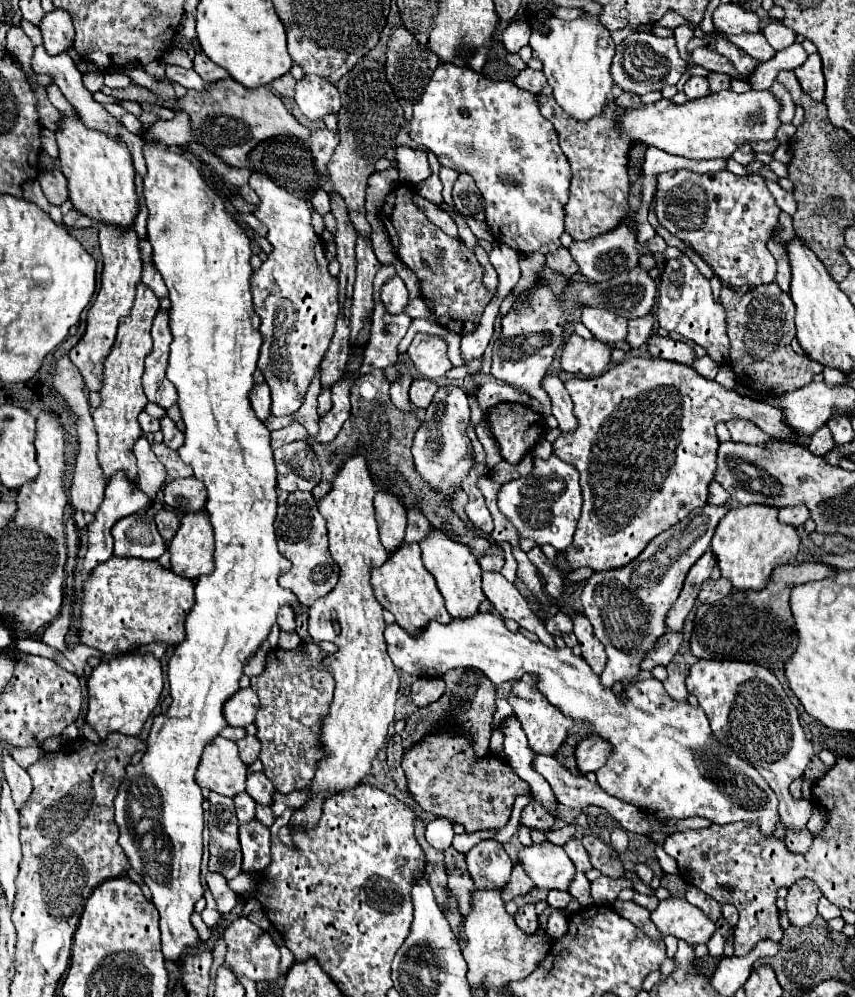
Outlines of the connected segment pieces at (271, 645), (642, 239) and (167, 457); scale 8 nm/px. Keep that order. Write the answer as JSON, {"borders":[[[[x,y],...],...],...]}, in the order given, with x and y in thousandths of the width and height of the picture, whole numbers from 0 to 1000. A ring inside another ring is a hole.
{"borders":[[[[322,626],[315,637],[312,638],[312,641],[308,643],[305,647],[305,652],[309,653],[310,655],[313,655],[315,653],[323,651],[325,648],[325,641],[326,641],[326,636],[327,636],[327,630],[324,626]]],[[[752,202],[752,208],[750,208],[747,216],[745,216],[745,222],[747,222],[747,236],[745,236],[745,240],[747,240],[747,244],[752,246],[752,254],[754,254],[754,256],[761,256],[761,258],[766,258],[766,254],[759,250],[759,242],[761,242],[761,238],[766,236],[766,230],[764,230],[764,226],[757,222],[759,204],[761,204],[761,202]]],[[[177,444],[177,450],[179,450],[179,454],[184,456],[184,460],[193,466],[195,476],[200,476],[200,480],[221,478],[221,476],[223,476],[223,468],[212,462],[212,458],[209,458],[207,452],[198,450],[198,448],[191,446],[191,444]]]]}

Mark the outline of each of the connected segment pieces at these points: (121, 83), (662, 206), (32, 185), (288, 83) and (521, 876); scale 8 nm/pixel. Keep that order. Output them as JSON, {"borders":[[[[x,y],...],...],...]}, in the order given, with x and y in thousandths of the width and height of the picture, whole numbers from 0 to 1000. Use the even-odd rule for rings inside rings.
{"borders":[[[[127,70],[122,74],[122,83],[129,88],[146,88],[153,82],[149,75],[138,70]]],[[[850,170],[839,174],[811,174],[811,172],[782,172],[773,174],[768,178],[768,220],[775,228],[780,228],[787,236],[792,236],[796,242],[808,246],[836,272],[836,276],[850,284],[853,288],[867,288],[867,286],[890,286],[902,284],[906,280],[906,260],[897,250],[897,242],[904,234],[904,228],[911,222],[913,210],[906,204],[906,198],[895,186],[895,180],[890,176],[871,176],[864,178]]],[[[43,180],[34,181],[26,187],[27,198],[29,201],[41,204],[57,215],[57,203],[55,202]]],[[[333,73],[331,77],[326,77],[326,79],[322,79],[319,83],[317,83],[317,89],[322,89],[326,95],[331,95],[331,97],[343,97],[343,93],[345,93],[345,79],[343,79],[343,75],[340,73]]],[[[602,868],[600,870],[600,878],[598,878],[598,884],[591,888],[591,894],[588,894],[588,902],[591,906],[598,904],[600,900],[605,898],[614,898],[619,896],[623,890],[623,884],[619,882],[619,878],[614,876],[614,872],[609,868]]]]}

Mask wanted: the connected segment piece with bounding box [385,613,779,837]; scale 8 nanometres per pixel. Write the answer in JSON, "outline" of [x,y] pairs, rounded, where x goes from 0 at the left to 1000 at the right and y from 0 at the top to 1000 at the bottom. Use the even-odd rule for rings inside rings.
{"outline":[[[558,615],[556,619],[532,619],[523,627],[513,623],[504,623],[504,627],[499,627],[499,631],[495,631],[495,635],[488,635],[488,637],[481,637],[469,627],[457,625],[450,629],[450,643],[453,643],[453,651],[455,651],[455,659],[460,667],[488,679],[499,679],[499,677],[516,679],[523,671],[549,669],[570,677],[579,687],[586,687],[598,681],[609,681],[612,675],[626,675],[630,679],[628,689],[633,691],[633,695],[661,717],[670,719],[673,723],[670,733],[677,741],[701,735],[717,747],[717,755],[712,757],[712,763],[703,769],[703,781],[698,781],[701,789],[722,801],[743,805],[747,811],[757,813],[759,817],[768,821],[825,819],[841,827],[871,823],[871,825],[885,825],[888,836],[892,836],[892,840],[906,838],[906,831],[911,825],[906,793],[883,773],[883,769],[867,763],[850,749],[841,747],[841,743],[832,737],[829,723],[820,709],[808,709],[806,705],[787,703],[775,691],[775,685],[764,679],[738,685],[736,689],[731,689],[731,701],[724,701],[719,699],[717,693],[710,693],[703,687],[701,679],[691,673],[684,661],[673,659],[665,649],[642,651],[633,643],[621,643],[612,639],[609,635],[598,635],[588,627],[588,621],[579,615]],[[680,723],[689,723],[689,729],[677,731]]]}

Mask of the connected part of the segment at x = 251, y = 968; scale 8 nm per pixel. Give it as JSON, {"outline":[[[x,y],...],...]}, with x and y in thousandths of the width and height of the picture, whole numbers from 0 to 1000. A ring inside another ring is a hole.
{"outline":[[[277,920],[261,936],[261,944],[265,946],[263,968],[273,972],[277,978],[284,978],[294,984],[326,984],[329,978],[329,956],[312,934],[294,926],[289,920]]]}

